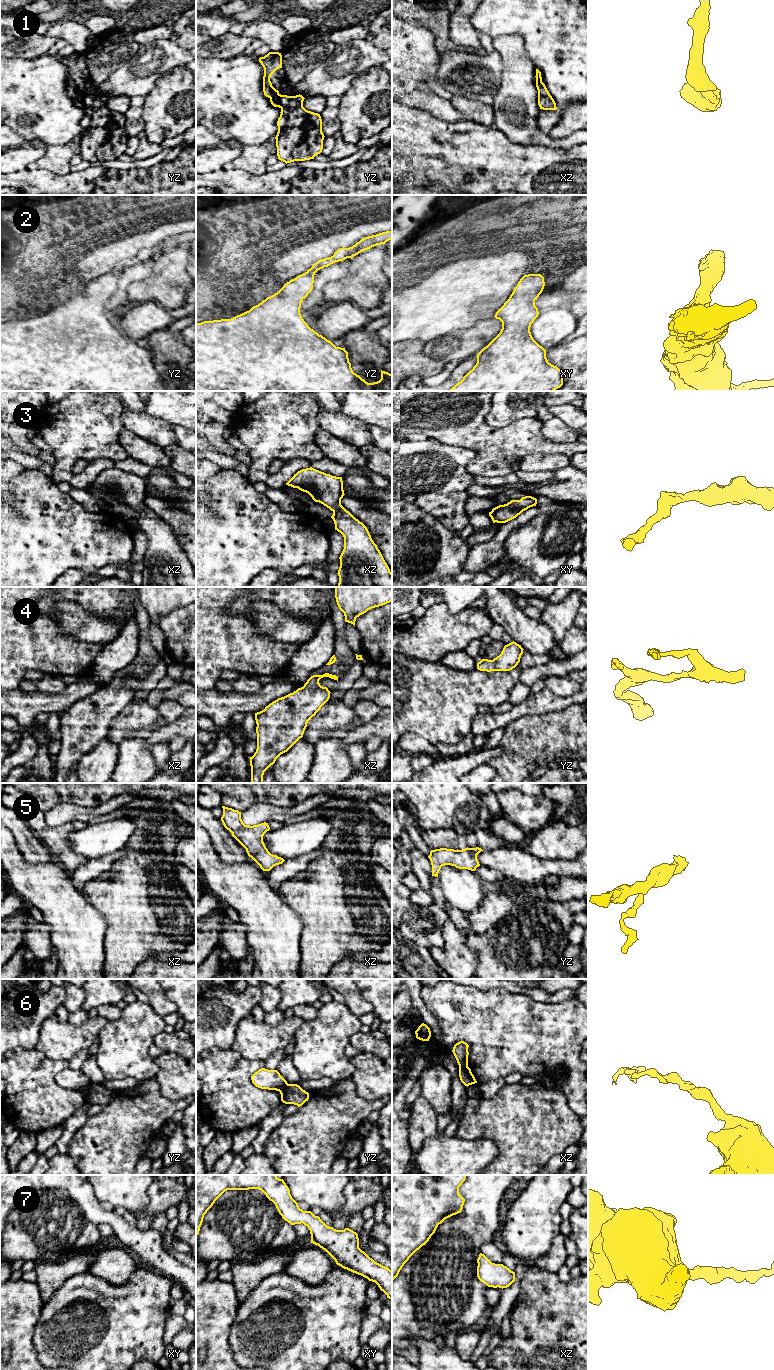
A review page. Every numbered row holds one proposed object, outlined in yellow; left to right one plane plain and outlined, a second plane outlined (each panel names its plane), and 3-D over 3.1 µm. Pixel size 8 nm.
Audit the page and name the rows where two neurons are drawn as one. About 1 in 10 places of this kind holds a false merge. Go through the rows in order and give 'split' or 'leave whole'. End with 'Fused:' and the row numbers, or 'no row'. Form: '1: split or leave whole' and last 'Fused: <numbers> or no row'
1: leave whole
2: leave whole
3: leave whole
4: leave whole
5: leave whole
6: split
7: leave whole
Fused: 6

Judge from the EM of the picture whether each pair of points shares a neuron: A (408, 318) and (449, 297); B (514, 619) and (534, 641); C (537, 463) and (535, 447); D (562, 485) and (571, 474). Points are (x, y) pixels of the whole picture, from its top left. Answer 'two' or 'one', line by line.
A: one
B: one
C: two
D: one

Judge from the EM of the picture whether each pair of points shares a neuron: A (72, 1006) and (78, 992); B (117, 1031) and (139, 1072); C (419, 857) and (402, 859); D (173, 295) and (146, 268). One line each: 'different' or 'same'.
A: same
B: same
C: different
D: different

